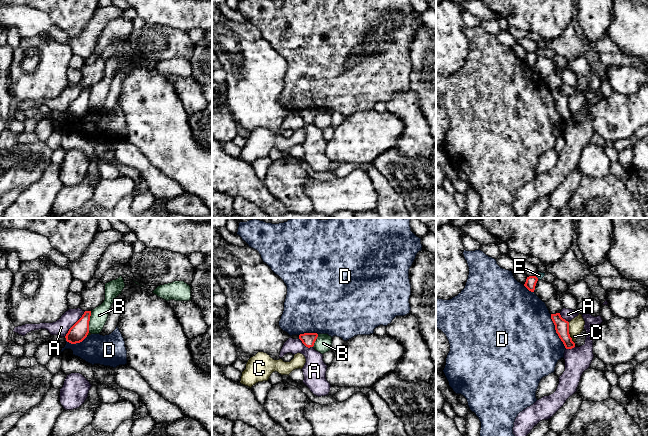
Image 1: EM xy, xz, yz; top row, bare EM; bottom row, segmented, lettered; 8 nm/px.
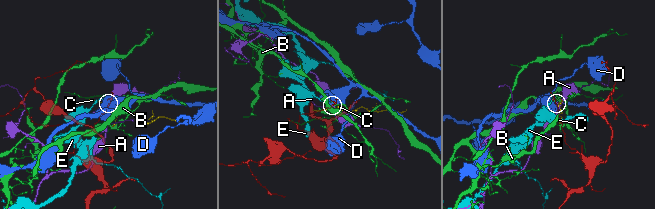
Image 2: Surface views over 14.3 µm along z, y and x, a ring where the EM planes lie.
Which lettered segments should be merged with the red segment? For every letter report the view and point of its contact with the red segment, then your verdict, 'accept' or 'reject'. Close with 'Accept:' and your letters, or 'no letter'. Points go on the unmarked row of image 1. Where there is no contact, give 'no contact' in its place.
A: xy (74, 100) | reject
B: xy (89, 96) | reject
C: yz (568, 109) | reject
D: yz (556, 107) | reject
E: yz (537, 54) | reject
Accept: no letter

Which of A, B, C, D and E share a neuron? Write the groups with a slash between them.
A / B / C / D / E

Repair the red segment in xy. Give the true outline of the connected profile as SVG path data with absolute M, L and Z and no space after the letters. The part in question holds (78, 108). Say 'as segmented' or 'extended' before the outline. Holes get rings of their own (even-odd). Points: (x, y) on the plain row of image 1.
as segmented | M85 87L82 93L69 105L65 114L71 120L82 118L89 109L91 87Z

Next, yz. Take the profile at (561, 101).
as segmented | M560 89L551 90L551 95L555 101L556 109L563 118L566 125L572 125L575 123L575 119L569 110L569 98L563 95Z

